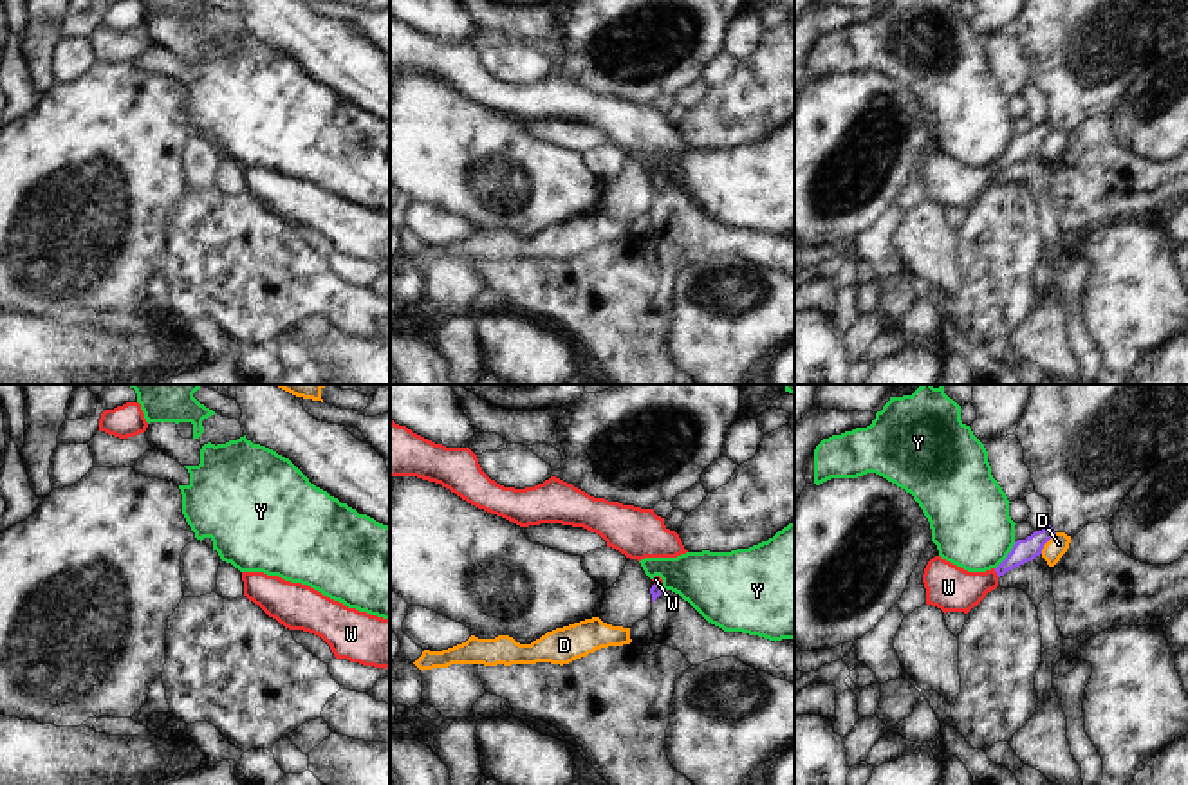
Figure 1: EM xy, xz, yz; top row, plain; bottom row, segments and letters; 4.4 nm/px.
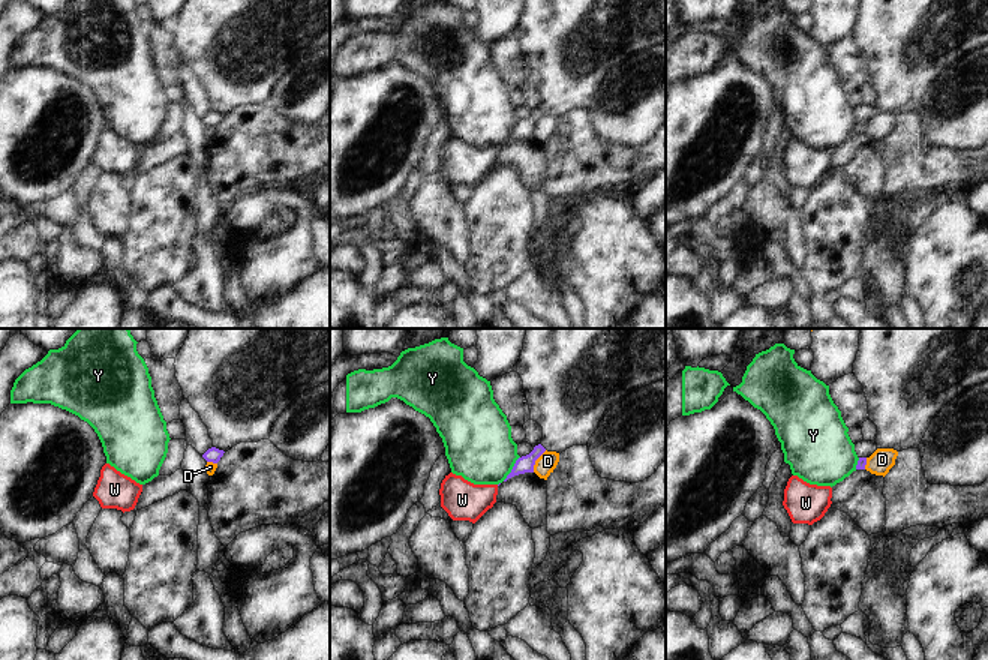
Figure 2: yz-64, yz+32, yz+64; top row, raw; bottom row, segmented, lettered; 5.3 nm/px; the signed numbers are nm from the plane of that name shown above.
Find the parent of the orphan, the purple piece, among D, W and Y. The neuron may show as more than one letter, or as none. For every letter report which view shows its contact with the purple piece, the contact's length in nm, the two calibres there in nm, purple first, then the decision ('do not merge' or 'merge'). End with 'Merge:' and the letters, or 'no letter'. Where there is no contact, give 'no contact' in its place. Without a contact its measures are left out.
D: yz | 120 nm | 100/90 nm | do not merge
W: yz | 50 nm | 100/200 nm | merge
Y: yz | 160 nm | 100/360 nm | do not merge
Merge: W

